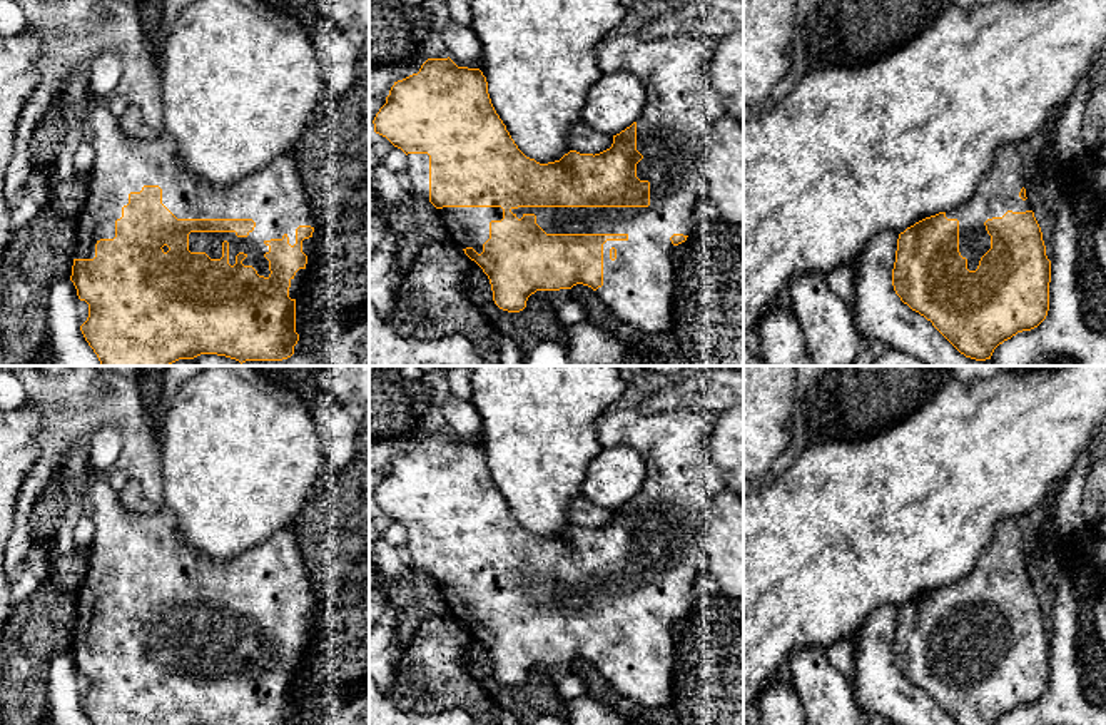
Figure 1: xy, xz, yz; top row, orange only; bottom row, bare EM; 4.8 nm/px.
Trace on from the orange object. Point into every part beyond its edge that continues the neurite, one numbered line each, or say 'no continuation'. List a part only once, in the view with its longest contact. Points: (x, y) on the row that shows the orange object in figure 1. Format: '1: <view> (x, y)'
1: xy (274, 197)

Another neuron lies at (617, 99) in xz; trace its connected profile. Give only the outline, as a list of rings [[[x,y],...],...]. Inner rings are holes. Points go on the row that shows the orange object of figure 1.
[[[603,72],[600,80],[588,90],[581,122],[603,134],[616,135],[637,122],[645,105],[645,87],[637,75]]]

